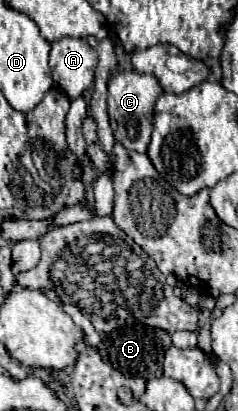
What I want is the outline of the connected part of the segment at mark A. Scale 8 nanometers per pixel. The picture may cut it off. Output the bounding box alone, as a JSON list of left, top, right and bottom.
[48,37,98,99]

